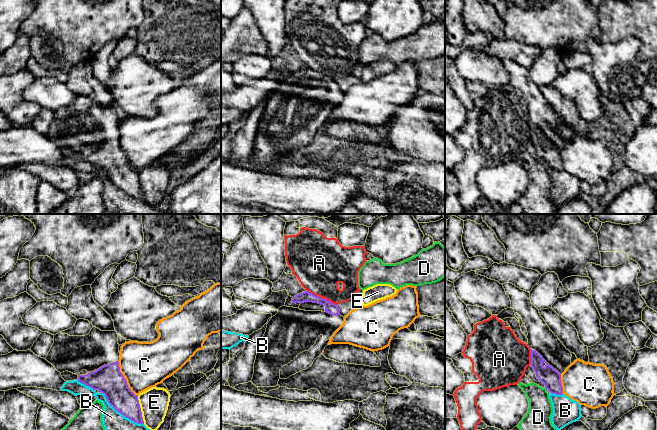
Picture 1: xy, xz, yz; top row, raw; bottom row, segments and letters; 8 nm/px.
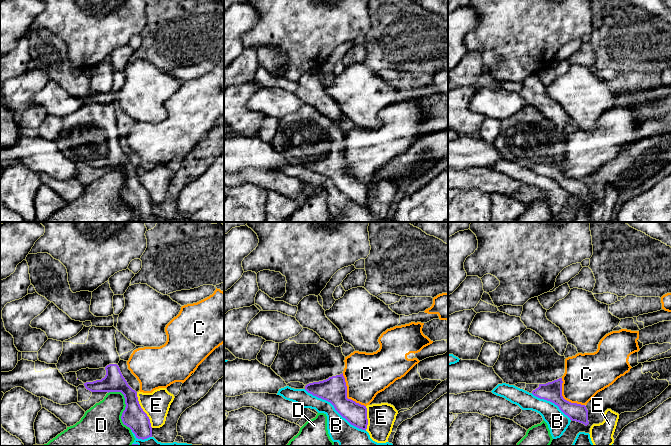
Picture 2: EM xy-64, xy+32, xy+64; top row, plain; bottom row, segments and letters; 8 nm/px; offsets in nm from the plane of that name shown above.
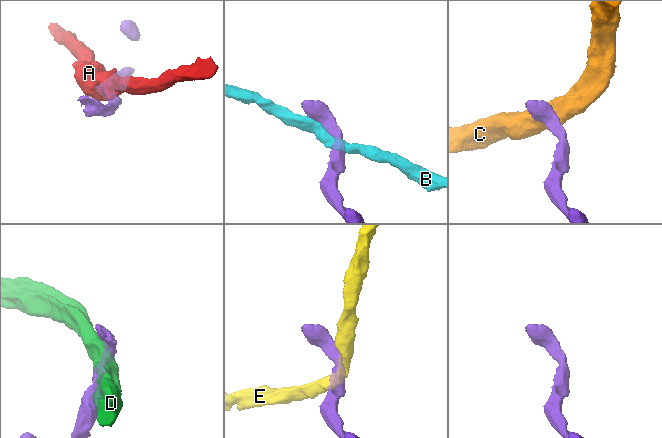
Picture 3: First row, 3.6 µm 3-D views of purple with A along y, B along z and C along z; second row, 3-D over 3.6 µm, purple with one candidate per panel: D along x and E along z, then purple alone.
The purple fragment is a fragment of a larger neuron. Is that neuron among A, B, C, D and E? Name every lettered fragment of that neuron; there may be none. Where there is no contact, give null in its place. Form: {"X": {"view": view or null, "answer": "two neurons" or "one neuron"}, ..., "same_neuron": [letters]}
{"A": {"view": "xz", "answer": "two neurons"}, "B": {"view": "xy", "answer": "two neurons"}, "C": {"view": "xy", "answer": "two neurons"}, "D": {"view": "yz", "answer": "two neurons"}, "E": {"view": "xy", "answer": "two neurons"}, "same_neuron": []}

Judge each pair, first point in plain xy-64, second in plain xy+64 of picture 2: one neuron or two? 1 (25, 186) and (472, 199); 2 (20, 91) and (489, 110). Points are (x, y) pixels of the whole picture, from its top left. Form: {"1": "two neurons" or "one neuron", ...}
{"1": "one neuron", "2": "two neurons"}

